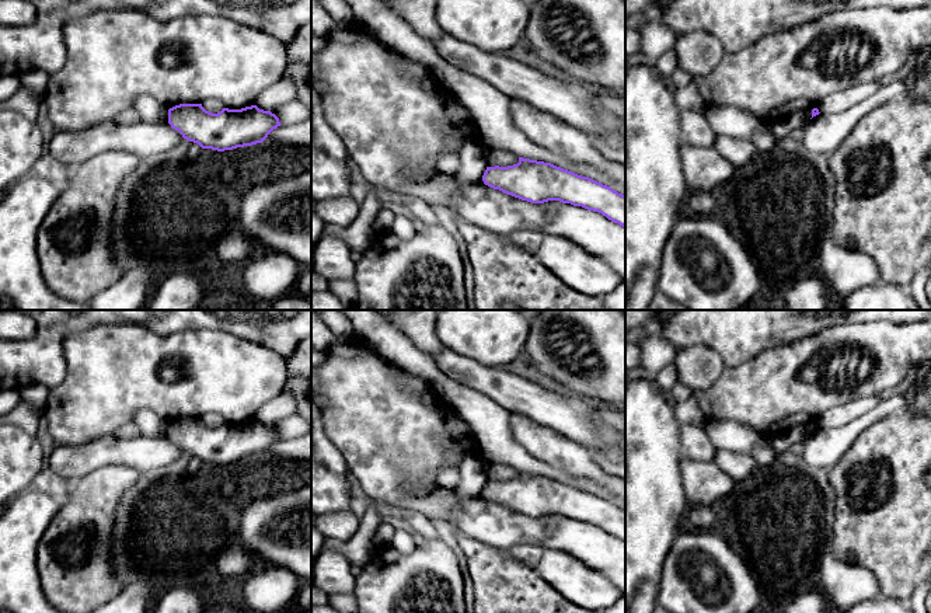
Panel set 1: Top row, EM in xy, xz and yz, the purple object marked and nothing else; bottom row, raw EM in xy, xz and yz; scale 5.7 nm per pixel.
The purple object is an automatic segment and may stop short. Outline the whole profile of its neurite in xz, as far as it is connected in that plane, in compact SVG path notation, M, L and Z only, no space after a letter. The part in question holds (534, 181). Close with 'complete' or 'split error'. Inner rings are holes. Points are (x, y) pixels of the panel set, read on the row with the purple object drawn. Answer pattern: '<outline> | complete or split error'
M519 157L519 163L513 166L487 167L482 181L494 189L531 203L559 201L582 206L625 229L625 195L551 163Z | complete

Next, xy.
M179 104L170 108L168 123L184 139L217 151L262 143L282 125L275 114L257 105L241 109L223 108L212 114L202 104Z | complete

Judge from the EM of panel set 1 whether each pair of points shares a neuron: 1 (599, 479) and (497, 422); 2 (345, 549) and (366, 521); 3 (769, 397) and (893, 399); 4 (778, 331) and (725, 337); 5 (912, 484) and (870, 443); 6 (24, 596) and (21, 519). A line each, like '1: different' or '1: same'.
1: different
2: same
3: different
4: same
5: same
6: same

